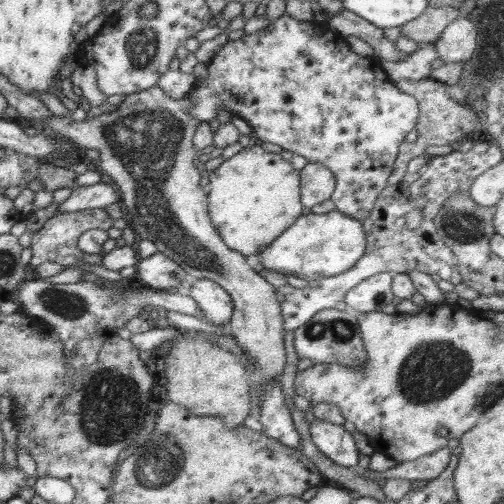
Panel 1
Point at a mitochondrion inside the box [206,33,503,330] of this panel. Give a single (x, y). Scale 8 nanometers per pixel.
(463, 225)

